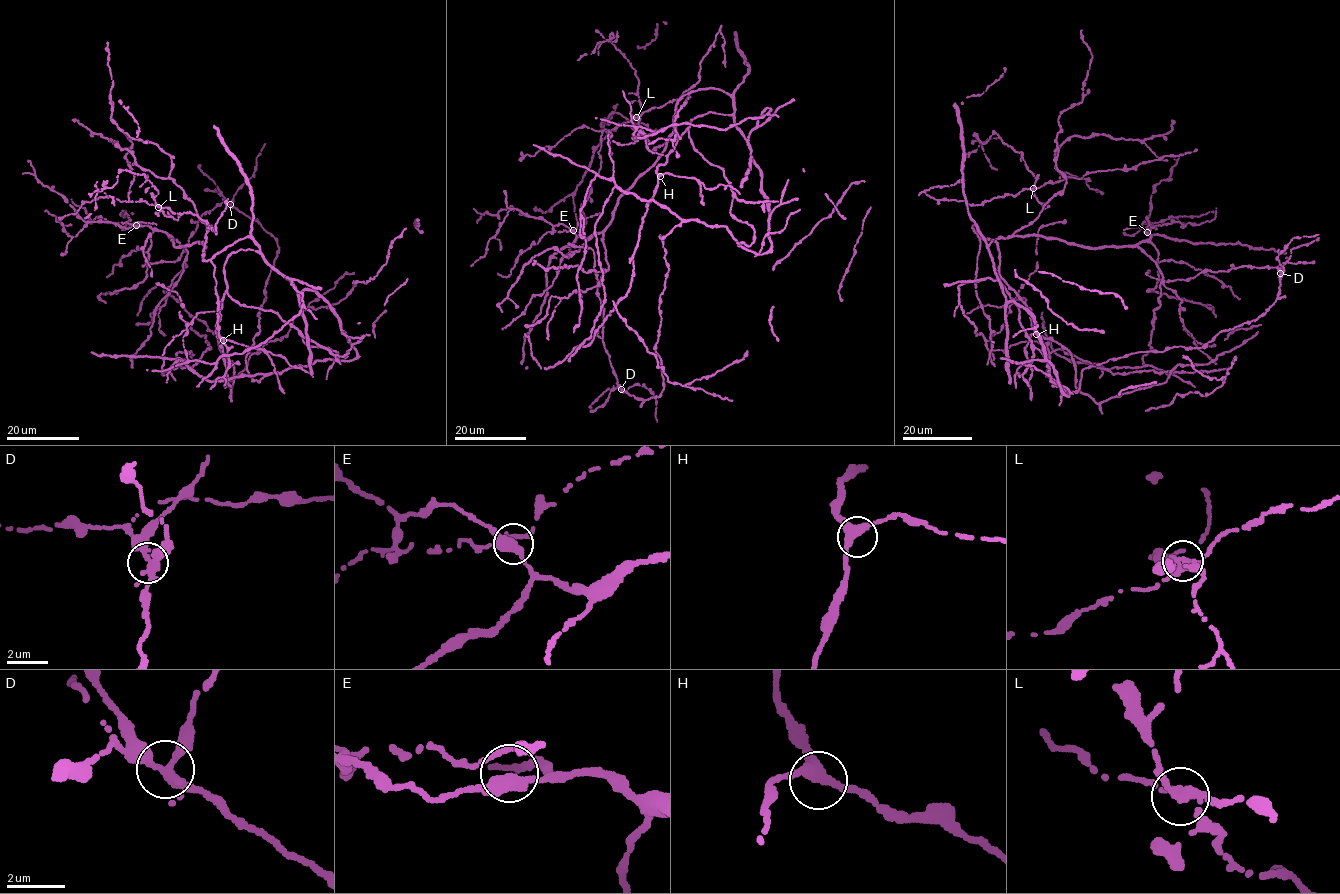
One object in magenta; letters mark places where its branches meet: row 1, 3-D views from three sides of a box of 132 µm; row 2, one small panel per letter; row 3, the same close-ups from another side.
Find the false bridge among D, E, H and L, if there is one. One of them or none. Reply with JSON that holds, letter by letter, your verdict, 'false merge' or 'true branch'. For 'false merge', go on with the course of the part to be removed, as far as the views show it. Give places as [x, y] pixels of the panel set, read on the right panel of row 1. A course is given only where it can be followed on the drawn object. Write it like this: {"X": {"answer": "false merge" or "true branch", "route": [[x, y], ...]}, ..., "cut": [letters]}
{"D": {"answer": "true branch"}, "E": {"answer": "true branch"}, "H": {"answer": "true branch"}, "L": {"answer": "false merge", "route": [[1033, 188], [1035, 178], [1021, 152], [1002, 143], [994, 133], [985, 143], [979, 141], [990, 166], [997, 169]]}, "cut": ["L"]}

